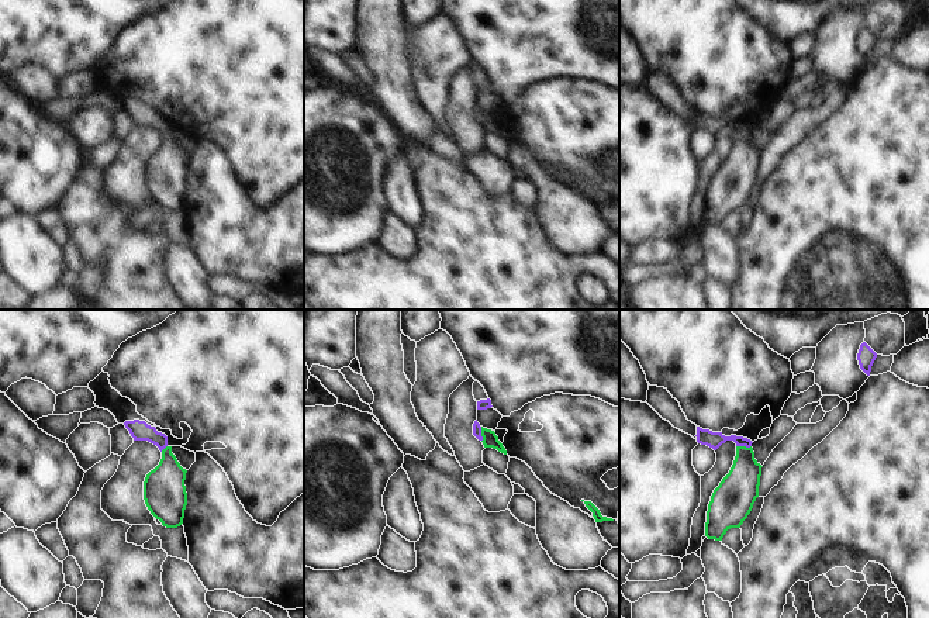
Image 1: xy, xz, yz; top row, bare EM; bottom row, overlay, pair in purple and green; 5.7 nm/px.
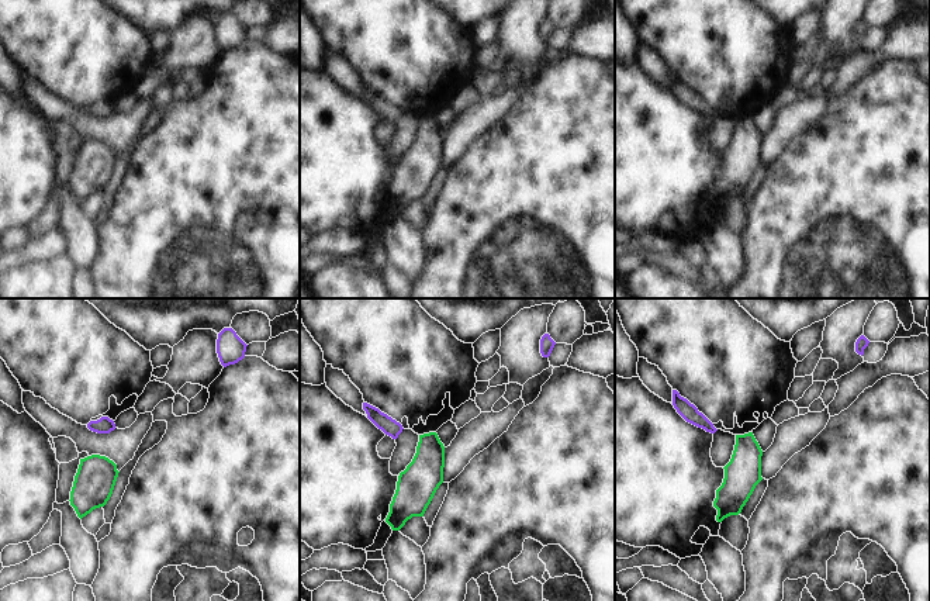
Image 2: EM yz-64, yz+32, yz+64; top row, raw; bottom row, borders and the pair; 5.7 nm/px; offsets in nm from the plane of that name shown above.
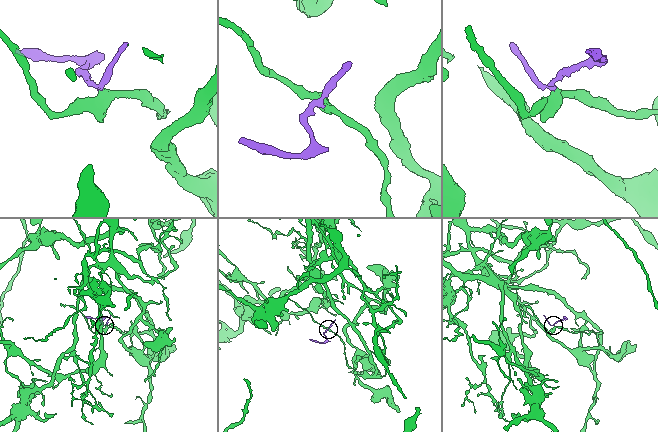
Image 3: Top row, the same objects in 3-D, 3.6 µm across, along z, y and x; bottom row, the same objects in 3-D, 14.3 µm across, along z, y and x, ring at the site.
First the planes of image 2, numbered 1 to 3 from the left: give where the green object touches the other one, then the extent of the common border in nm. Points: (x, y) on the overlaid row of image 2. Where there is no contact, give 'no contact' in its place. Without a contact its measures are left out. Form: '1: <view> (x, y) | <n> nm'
1: no contact
2: no contact
3: no contact

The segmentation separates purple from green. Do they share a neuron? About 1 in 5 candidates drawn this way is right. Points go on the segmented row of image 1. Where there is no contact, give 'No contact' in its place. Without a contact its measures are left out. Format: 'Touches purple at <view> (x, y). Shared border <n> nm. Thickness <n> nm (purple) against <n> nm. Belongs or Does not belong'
Touches purple at yz (743, 445). Shared border 90 nm. Thickness 100 nm (purple) against 220 nm. Belongs

